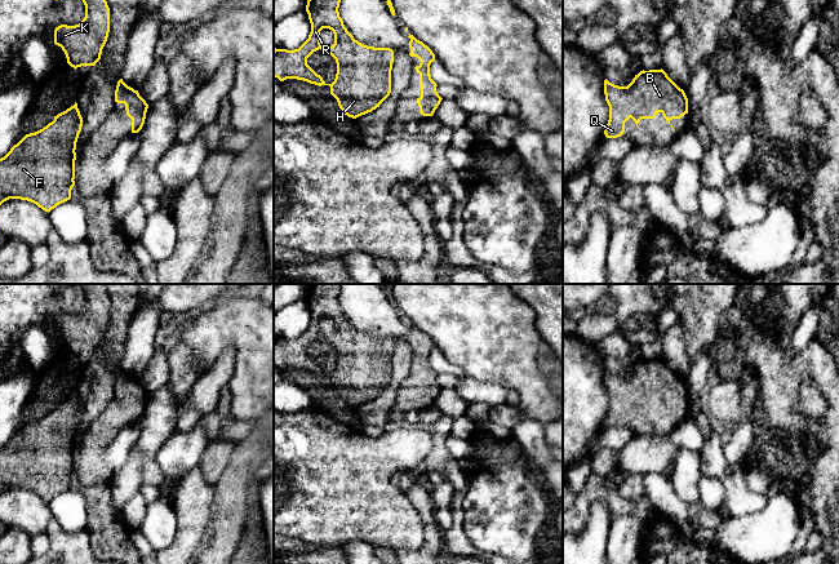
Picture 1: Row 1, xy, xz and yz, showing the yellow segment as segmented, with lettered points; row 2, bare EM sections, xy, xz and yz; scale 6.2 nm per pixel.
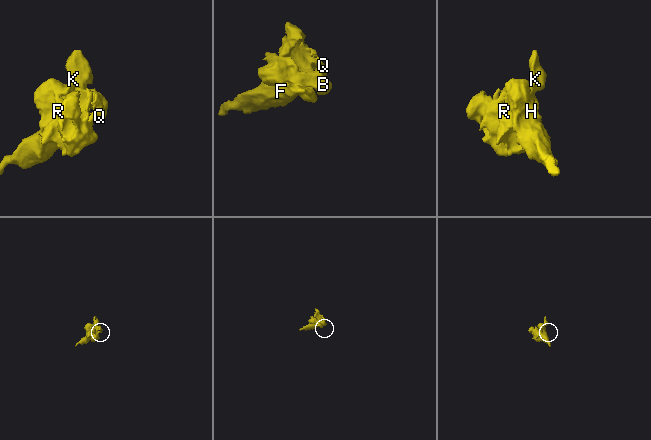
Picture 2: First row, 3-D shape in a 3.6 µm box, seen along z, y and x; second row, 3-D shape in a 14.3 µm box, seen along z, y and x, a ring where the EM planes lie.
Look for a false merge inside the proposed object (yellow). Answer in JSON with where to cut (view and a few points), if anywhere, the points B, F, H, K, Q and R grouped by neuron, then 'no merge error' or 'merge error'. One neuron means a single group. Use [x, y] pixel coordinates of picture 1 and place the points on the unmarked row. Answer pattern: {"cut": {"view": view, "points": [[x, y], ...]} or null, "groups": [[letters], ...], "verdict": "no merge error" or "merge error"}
{"cut": null, "groups": [["B", "F", "H", "K", "Q", "R"]], "verdict": "no merge error"}

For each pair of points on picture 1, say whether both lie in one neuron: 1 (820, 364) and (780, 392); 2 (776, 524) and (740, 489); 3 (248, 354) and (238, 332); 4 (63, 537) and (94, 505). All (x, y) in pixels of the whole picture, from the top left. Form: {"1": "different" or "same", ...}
{"1": "same", "2": "different", "3": "same", "4": "different"}

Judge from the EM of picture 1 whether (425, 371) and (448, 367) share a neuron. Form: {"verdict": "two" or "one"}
{"verdict": "two"}

